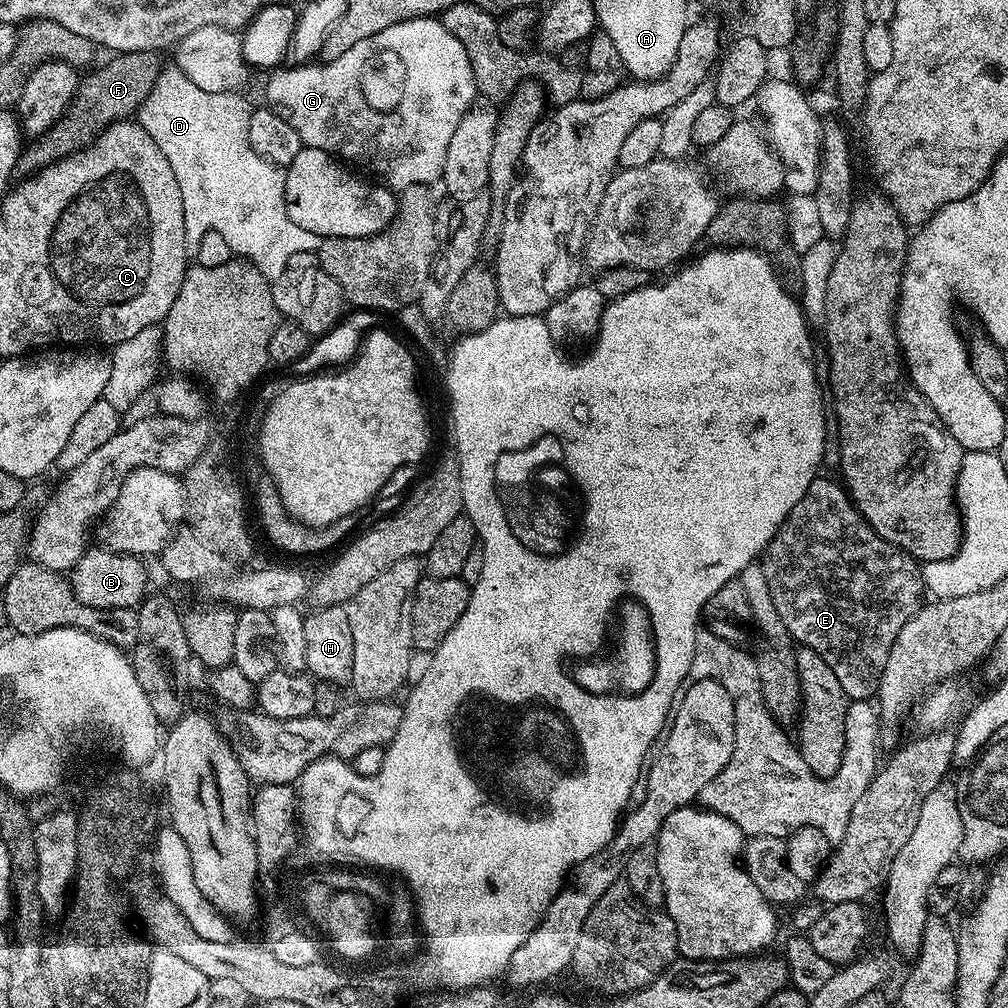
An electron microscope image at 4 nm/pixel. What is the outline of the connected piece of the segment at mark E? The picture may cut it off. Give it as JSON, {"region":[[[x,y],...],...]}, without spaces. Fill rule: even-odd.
{"region":[[[817,478],[814,482],[810,482],[810,486],[806,490],[806,494],[802,494],[798,506],[794,506],[794,510],[790,510],[790,514],[780,523],[780,528],[774,534],[774,538],[768,543],[762,556],[762,563],[770,586],[770,598],[774,598],[774,606],[778,606],[778,614],[782,614],[782,622],[786,622],[793,641],[797,645],[814,650],[824,659],[826,666],[830,666],[830,670],[834,670],[834,678],[838,678],[838,682],[842,682],[842,690],[849,698],[867,700],[877,695],[879,680],[882,678],[882,672],[886,667],[890,648],[894,645],[894,640],[898,637],[898,632],[902,626],[905,626],[907,620],[922,607],[926,589],[922,568],[916,557],[911,556],[910,553],[896,544],[883,540],[868,524],[868,521],[861,516],[860,511],[852,503],[852,497],[839,483],[837,484],[832,480],[824,480],[824,478]]]}

